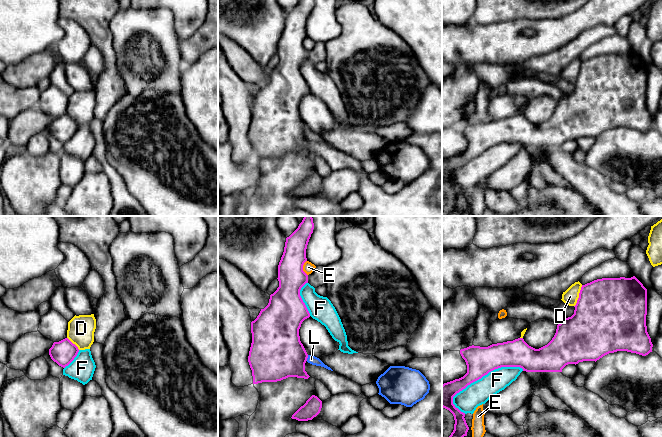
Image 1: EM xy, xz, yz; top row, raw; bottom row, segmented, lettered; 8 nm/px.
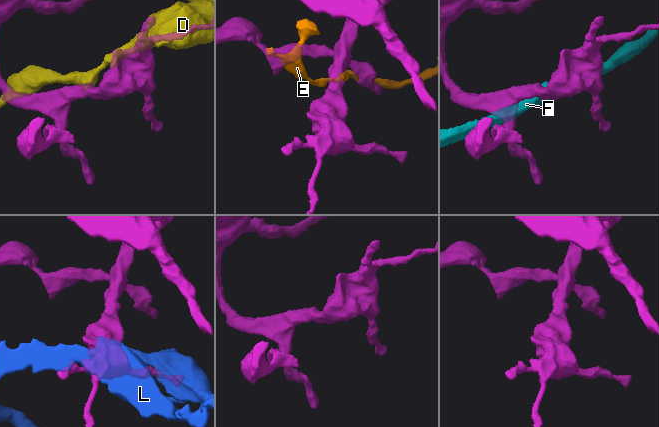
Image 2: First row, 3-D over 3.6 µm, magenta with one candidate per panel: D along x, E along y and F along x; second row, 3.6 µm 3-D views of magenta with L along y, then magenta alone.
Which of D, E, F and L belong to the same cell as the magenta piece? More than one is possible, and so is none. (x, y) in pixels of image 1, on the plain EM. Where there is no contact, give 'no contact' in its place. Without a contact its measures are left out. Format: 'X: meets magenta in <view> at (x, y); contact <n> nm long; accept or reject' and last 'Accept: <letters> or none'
D: meets magenta in yz at (579, 72); contact 190 nm long; reject
E: meets magenta in xz at (302, 44); contact 130 nm long; reject
F: meets magenta in yz at (485, 150); contact 650 nm long; reject
L: meets magenta in xz at (307, 133); contact 50 nm long; reject
Accept: none

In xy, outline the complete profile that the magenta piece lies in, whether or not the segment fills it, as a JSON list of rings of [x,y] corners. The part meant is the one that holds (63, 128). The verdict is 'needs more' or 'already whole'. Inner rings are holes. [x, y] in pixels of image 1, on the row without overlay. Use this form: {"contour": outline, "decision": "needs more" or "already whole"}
{"contour": [[[68,114],[59,118],[54,118],[52,123],[49,125],[51,135],[63,144],[68,142],[74,136],[78,128],[78,123]]], "decision": "already whole"}

